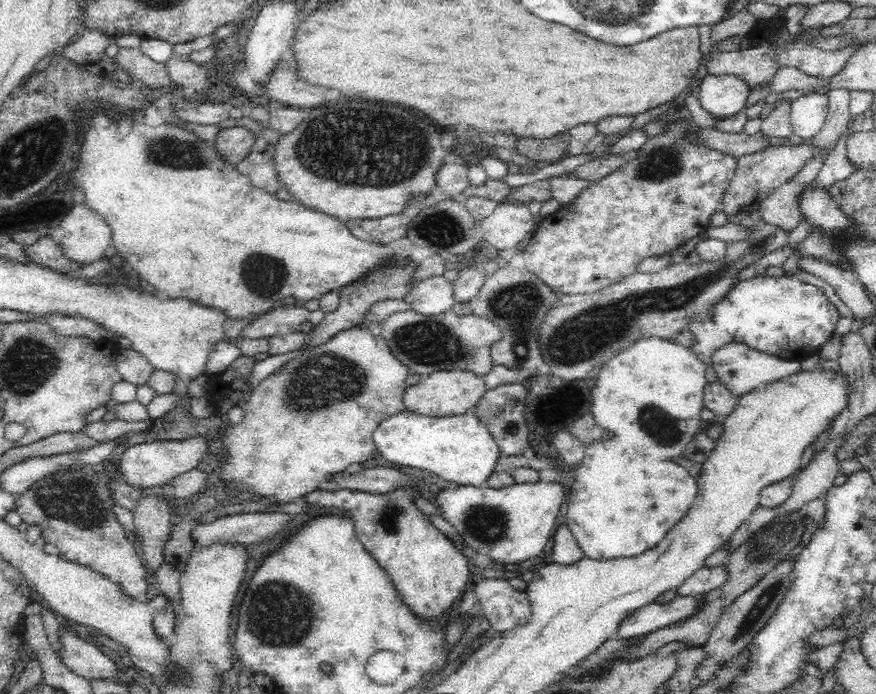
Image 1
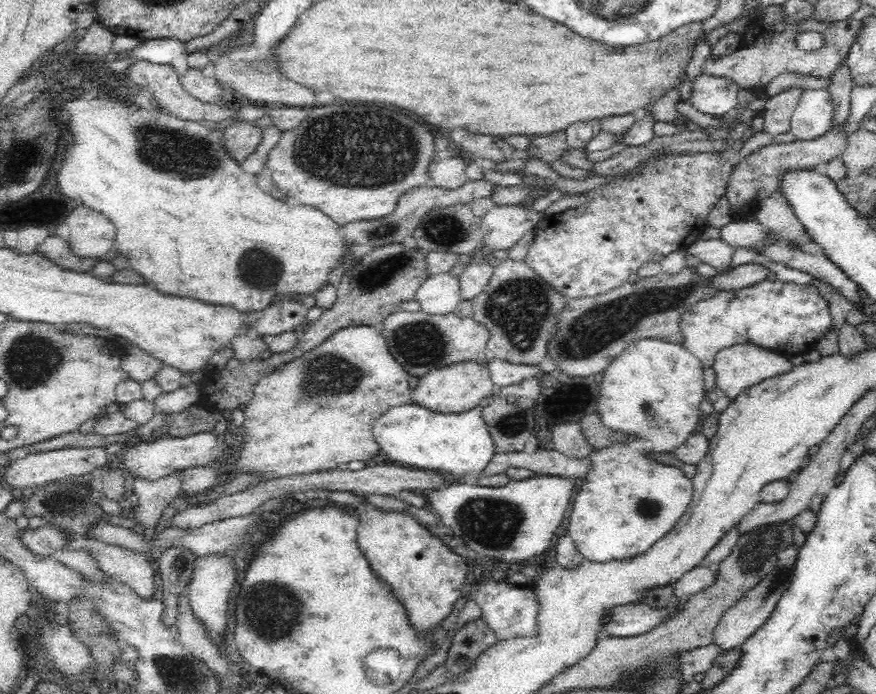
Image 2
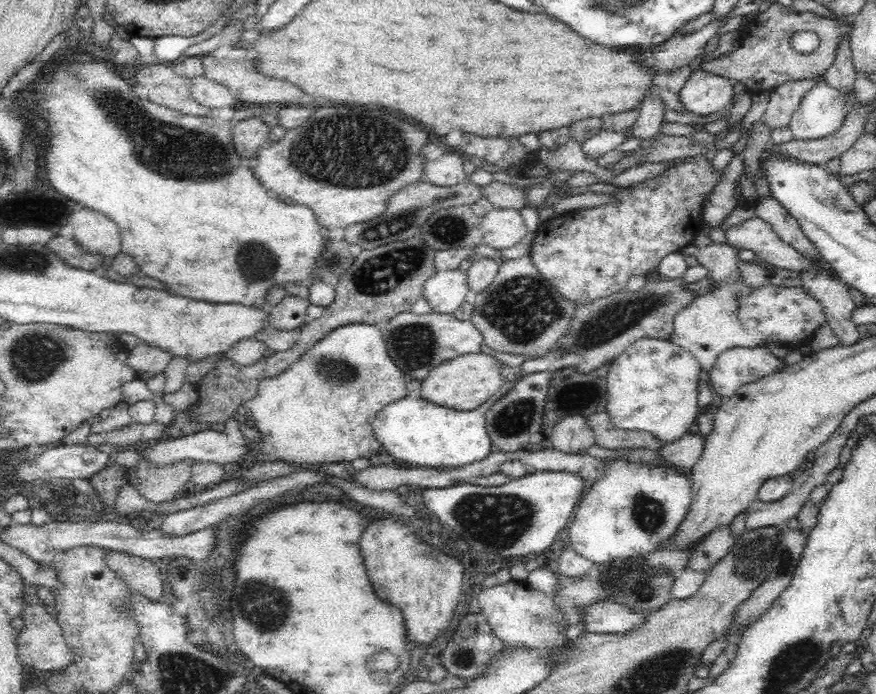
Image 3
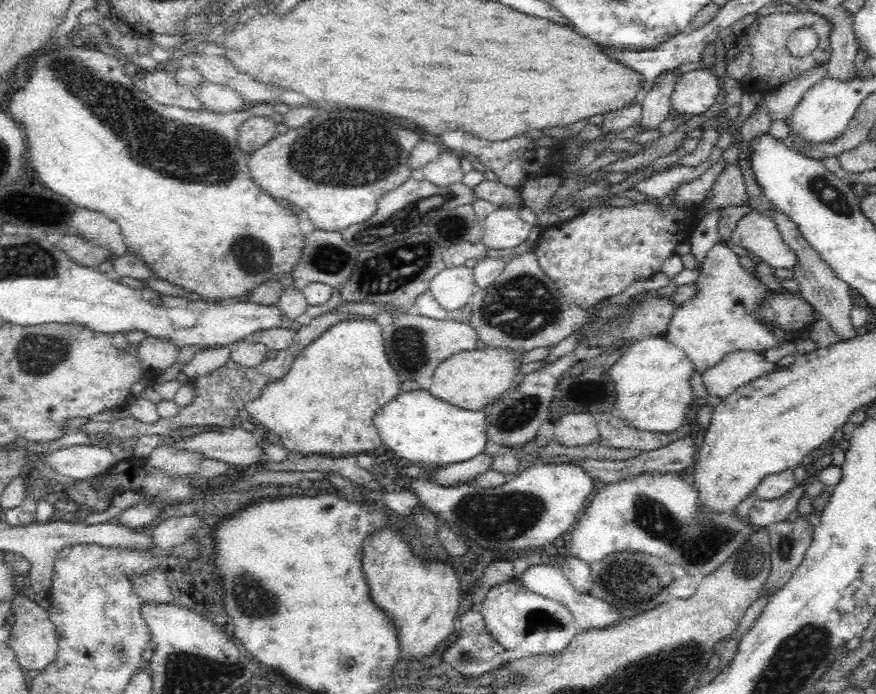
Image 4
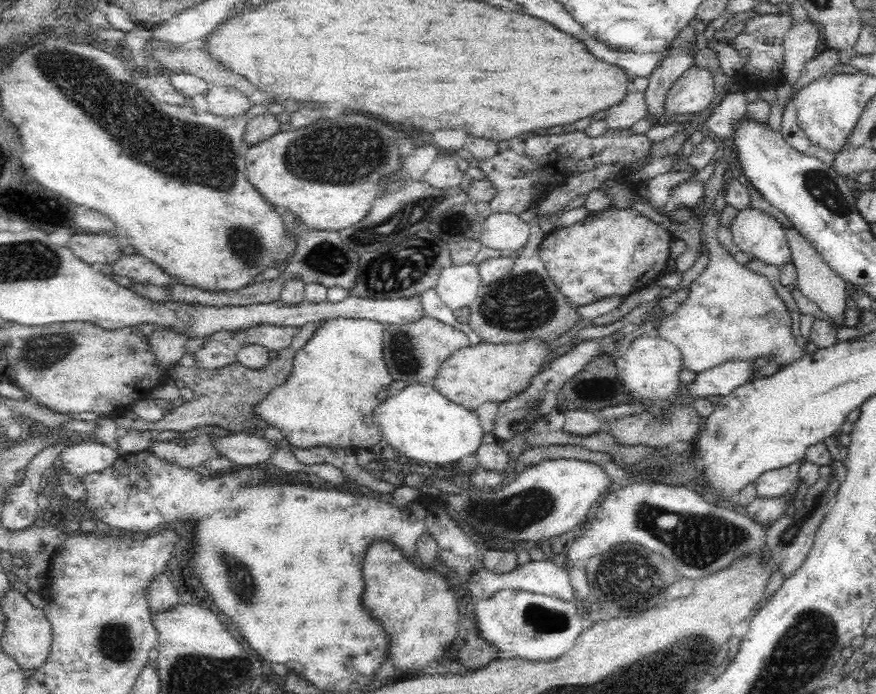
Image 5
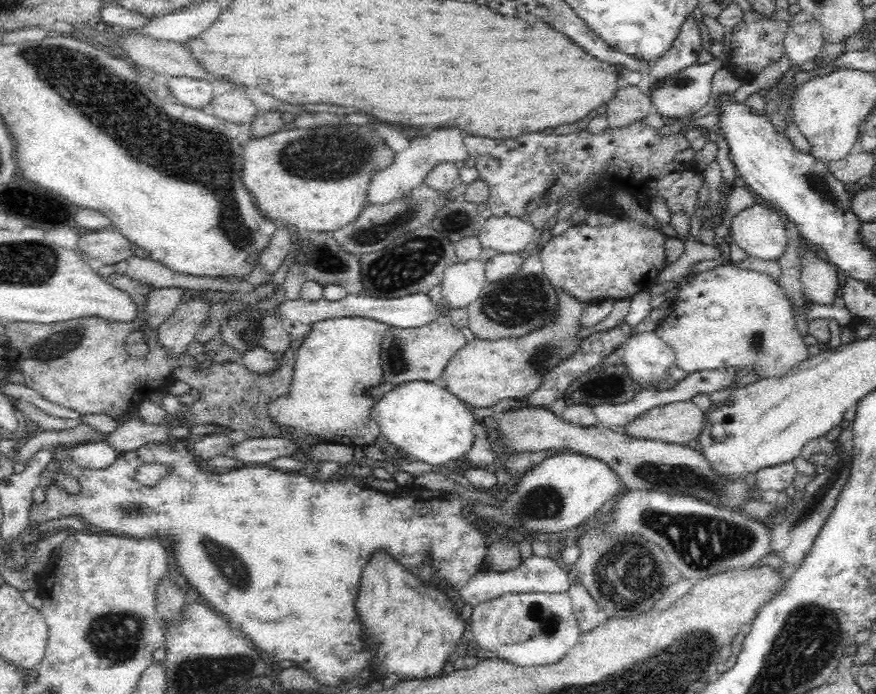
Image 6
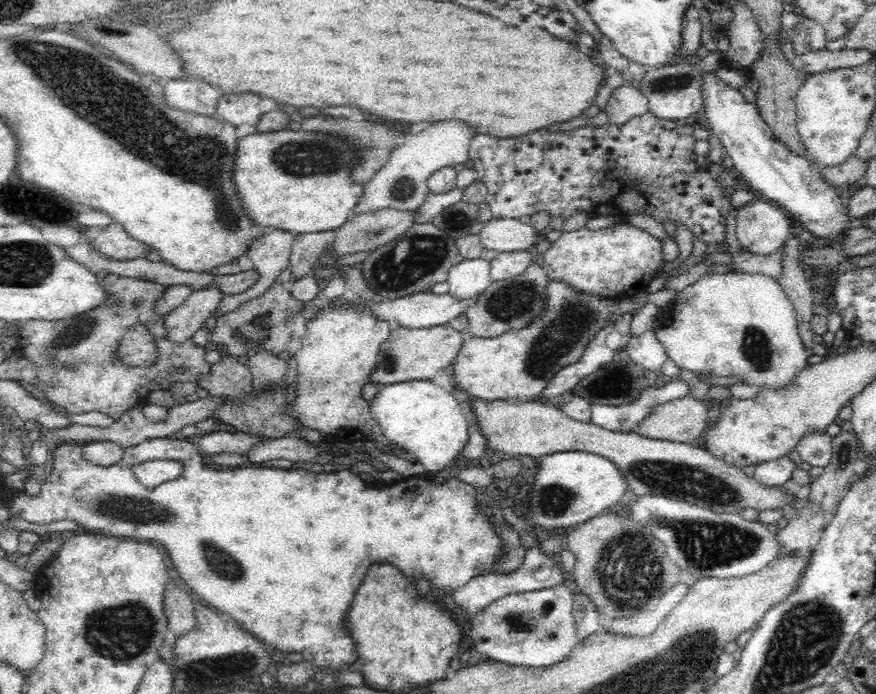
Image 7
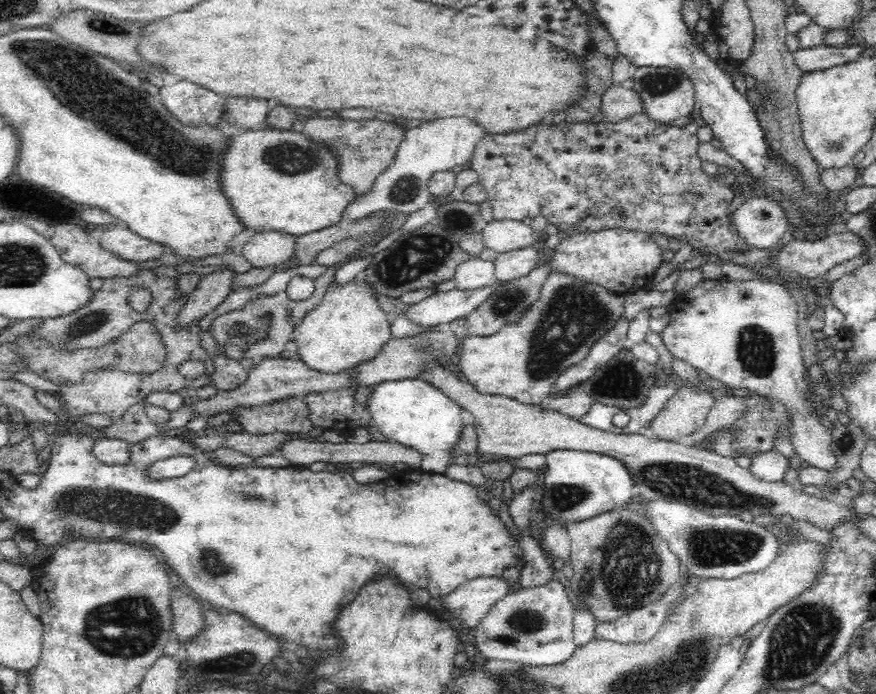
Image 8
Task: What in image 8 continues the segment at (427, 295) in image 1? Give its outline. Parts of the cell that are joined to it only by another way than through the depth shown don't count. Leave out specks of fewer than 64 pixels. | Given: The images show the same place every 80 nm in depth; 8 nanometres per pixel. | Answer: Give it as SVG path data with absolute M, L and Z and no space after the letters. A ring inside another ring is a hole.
M470 257L460 263L454 271L455 290L470 293L478 288L486 288L495 284L494 263L480 257Z

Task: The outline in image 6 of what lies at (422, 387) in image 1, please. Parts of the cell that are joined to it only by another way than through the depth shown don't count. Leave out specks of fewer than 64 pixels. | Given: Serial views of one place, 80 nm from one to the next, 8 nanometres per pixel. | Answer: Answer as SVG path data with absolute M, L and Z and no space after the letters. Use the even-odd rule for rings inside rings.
M557 290L560 298L558 318L540 328L520 336L502 340L482 340L475 338L468 341L446 364L441 372L444 389L460 402L472 408L488 407L500 400L517 400L529 395L543 380L543 376L557 366L563 358L570 356L580 344L578 319L584 304L574 301L564 291Z

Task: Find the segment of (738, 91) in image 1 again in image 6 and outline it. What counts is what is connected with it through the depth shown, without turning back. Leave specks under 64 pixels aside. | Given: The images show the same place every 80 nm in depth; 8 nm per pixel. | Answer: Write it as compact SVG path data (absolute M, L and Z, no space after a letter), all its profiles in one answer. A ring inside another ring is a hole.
M714 57L706 64L697 63L684 68L650 94L651 102L664 118L691 119L691 115L711 97L714 72L718 72L722 66L722 61Z

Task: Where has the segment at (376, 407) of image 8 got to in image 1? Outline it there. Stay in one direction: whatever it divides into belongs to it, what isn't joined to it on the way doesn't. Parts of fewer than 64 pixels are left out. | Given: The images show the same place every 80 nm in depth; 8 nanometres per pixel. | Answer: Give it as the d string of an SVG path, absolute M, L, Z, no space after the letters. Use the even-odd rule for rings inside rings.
M403 410L400 414L380 422L372 433L372 441L376 445L376 453L384 460L400 467L426 470L460 487L486 486L502 455L488 429L475 414L467 413L446 418L428 418Z

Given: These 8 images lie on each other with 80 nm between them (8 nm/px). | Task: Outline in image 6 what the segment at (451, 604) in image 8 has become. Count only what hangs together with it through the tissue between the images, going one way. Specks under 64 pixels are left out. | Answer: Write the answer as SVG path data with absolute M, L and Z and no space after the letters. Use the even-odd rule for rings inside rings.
M532 555L514 569L506 572L481 570L459 590L460 600L465 602L469 608L473 608L479 602L489 601L506 593L534 593L545 592L546 594L569 592L570 580L568 573L558 565L554 557L540 557Z

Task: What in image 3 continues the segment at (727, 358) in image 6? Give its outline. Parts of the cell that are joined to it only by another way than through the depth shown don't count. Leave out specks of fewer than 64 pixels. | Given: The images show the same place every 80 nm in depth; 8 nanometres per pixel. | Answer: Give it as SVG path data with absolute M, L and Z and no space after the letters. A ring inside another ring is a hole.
M689 244L681 250L682 254L696 258L699 264L708 270L708 277L714 281L713 293L700 296L674 318L674 334L670 339L674 344L680 345L684 350L696 357L700 367L710 371L716 362L717 356L725 350L734 347L762 347L764 342L755 330L743 330L740 326L731 323L731 314L736 310L737 300L740 296L749 294L752 289L744 286L739 280L739 258L736 250L728 244L708 244L708 246L696 246Z

